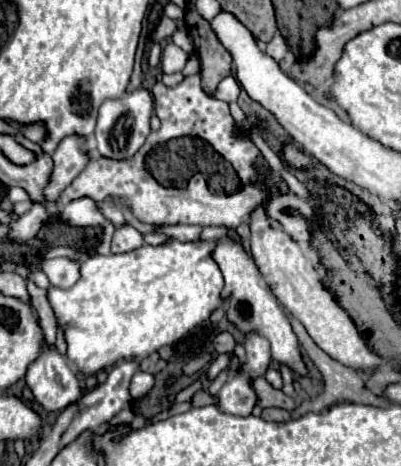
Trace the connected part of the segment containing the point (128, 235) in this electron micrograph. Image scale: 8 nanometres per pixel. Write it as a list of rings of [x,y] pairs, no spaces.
[[[120,226],[120,228],[114,230],[114,236],[112,236],[112,252],[114,254],[136,250],[142,244],[144,244],[144,238],[142,238],[142,234],[136,228]]]

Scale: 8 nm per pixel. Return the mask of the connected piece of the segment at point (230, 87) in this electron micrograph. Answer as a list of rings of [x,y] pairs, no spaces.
[[[228,76],[228,78],[224,78],[224,80],[218,84],[214,96],[216,96],[218,100],[224,100],[224,102],[236,102],[238,94],[240,94],[240,84],[236,82],[236,78]]]

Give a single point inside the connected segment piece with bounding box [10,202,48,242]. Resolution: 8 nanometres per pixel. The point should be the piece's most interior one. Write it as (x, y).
(26, 226)

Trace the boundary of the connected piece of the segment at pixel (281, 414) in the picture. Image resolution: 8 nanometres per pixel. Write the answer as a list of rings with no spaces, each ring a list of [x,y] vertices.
[[[264,408],[262,410],[262,418],[264,420],[274,420],[274,422],[286,422],[290,418],[288,410],[280,410],[280,408]]]

